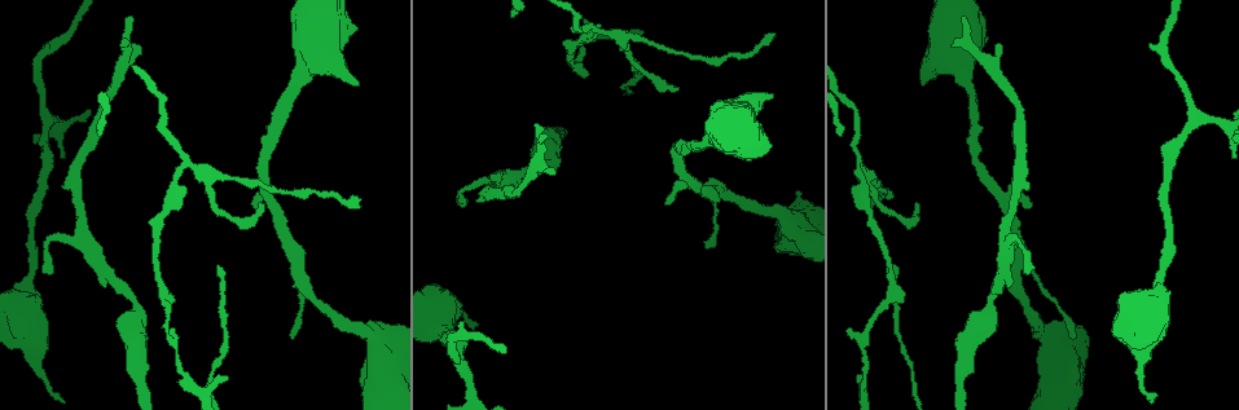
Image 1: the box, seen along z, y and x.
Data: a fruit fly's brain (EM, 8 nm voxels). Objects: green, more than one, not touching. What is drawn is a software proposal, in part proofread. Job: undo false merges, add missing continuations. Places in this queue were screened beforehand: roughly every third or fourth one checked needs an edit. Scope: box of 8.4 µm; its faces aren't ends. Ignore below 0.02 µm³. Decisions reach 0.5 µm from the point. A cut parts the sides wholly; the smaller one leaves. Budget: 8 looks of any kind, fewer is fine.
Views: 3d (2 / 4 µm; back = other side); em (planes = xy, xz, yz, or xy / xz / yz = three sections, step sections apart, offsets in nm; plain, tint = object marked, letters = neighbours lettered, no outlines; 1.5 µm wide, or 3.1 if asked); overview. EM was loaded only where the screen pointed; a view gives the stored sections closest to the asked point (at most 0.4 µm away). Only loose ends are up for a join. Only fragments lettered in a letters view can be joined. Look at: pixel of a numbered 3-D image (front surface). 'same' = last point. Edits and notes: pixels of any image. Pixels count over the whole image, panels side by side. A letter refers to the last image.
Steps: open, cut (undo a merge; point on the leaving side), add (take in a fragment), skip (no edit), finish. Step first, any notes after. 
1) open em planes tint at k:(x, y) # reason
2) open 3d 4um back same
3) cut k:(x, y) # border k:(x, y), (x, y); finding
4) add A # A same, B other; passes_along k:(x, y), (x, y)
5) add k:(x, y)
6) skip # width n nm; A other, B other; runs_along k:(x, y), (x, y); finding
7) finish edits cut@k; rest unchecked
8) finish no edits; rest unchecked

open 3d 2um at 1:(359, 200) # end of a long branch

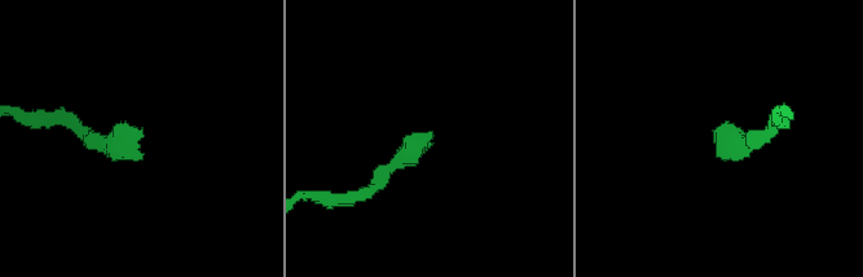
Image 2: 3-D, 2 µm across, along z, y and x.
open em xz step 8 letters at 2:(141, 131)

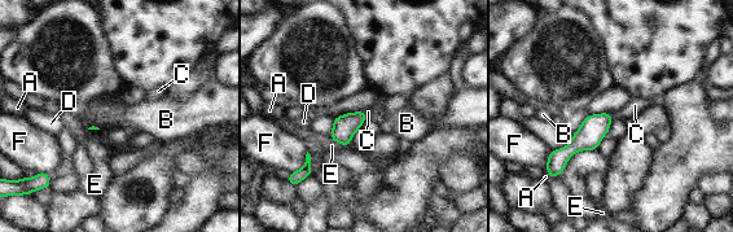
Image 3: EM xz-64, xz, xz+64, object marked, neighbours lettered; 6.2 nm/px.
add C # A other, B other, C same, D other, E other, F other; it goes on there

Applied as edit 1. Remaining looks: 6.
open overview # redraw

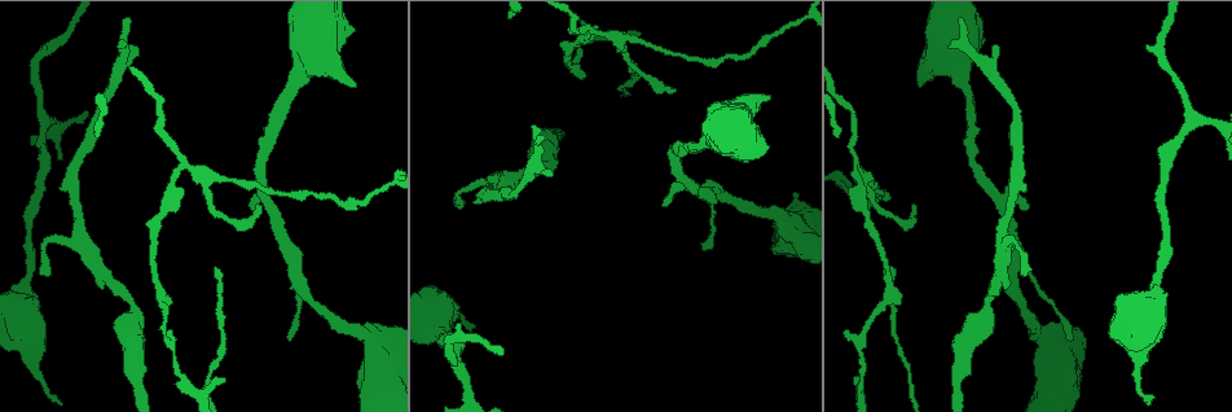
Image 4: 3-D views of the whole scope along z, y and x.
open em xz step 4 letters at 4:(621, 40) # arms part here

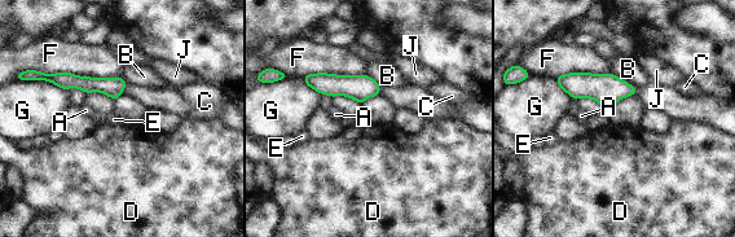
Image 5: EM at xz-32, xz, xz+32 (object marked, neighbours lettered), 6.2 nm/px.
skip # A other, B other, C other, D other, E other, F other, G other, J other; all the same neuron

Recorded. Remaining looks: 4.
open 3d 2um at 4:(132, 44) # free end

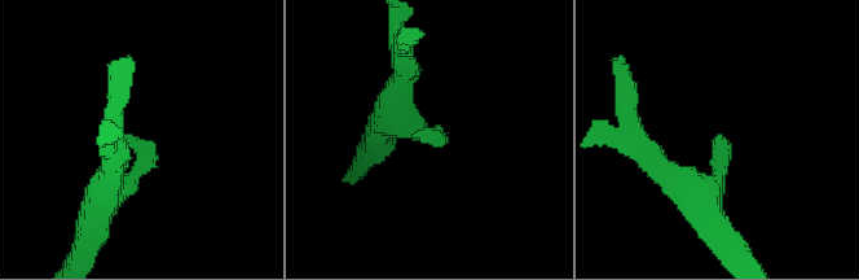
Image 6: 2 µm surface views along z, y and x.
open em planes letters at 6:(719, 136)

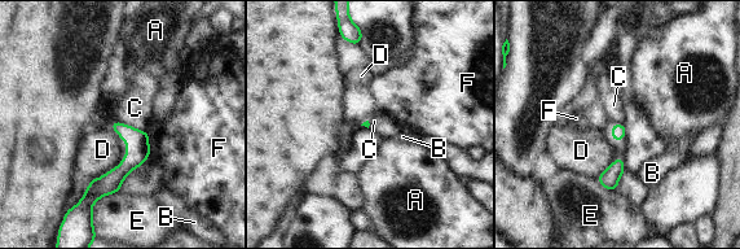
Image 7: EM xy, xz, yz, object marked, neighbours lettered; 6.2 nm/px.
skip # A other, B other, C other, D other, E other, F other; runs_along 7:(142, 134), (135, 157), (95, 197); none of them fits

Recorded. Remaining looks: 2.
finish edits add@3; rest unchecked

